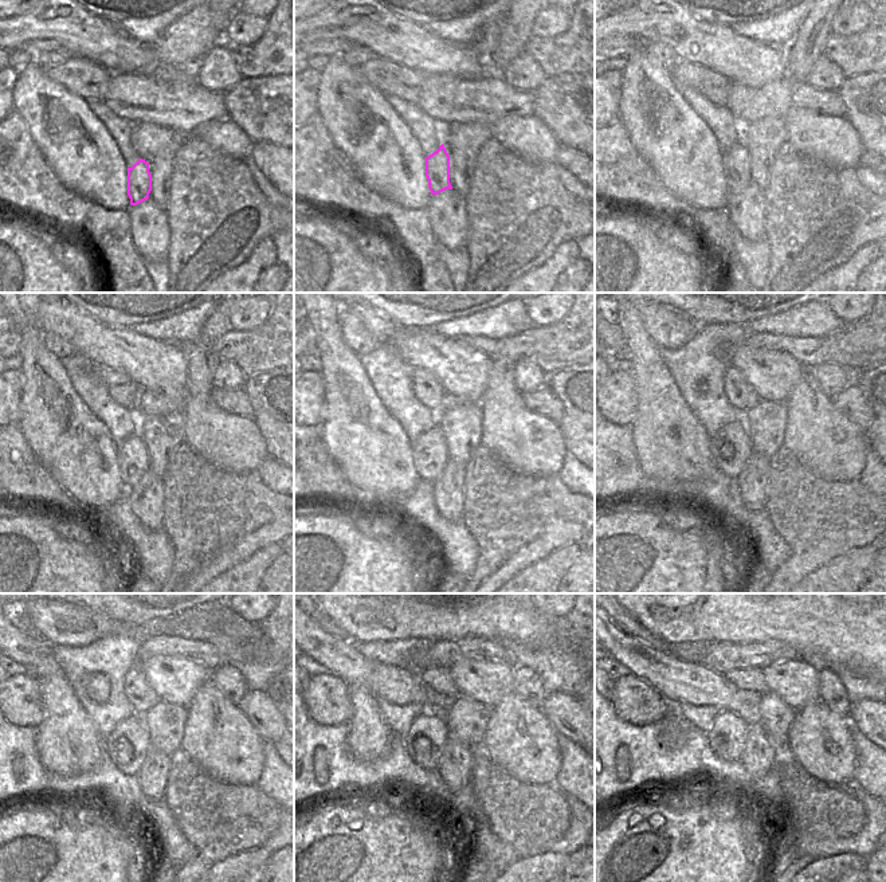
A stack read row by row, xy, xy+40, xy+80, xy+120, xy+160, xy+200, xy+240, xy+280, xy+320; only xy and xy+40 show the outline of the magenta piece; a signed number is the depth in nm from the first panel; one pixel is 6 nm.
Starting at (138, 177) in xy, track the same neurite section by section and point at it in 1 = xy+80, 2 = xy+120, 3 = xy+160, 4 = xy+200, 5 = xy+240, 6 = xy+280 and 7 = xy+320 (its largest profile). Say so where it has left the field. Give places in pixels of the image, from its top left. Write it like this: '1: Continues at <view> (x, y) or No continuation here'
1: Continues at xy+80 (736, 160)
2: Continues at xy+120 (132, 455)
3: Continues at xy+160 (430, 454)
4: Continues at xy+200 (730, 446)
5: Continues at xy+240 (126, 745)
6: Continues at xy+280 (424, 741)
7: Continues at xy+320 (728, 736).

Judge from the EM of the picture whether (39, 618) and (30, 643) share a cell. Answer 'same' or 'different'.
different

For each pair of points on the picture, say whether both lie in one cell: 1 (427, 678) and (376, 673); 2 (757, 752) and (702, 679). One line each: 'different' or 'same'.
1: different
2: different

